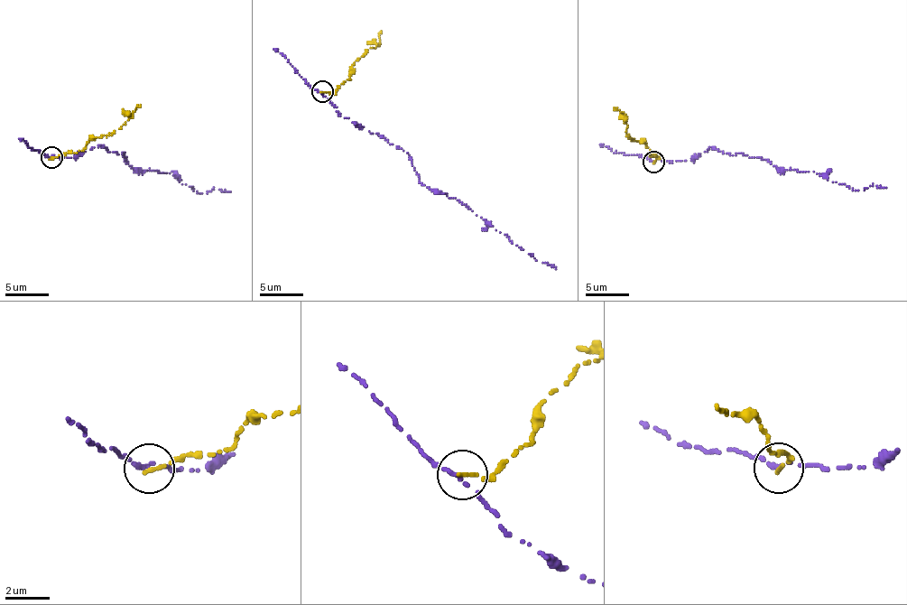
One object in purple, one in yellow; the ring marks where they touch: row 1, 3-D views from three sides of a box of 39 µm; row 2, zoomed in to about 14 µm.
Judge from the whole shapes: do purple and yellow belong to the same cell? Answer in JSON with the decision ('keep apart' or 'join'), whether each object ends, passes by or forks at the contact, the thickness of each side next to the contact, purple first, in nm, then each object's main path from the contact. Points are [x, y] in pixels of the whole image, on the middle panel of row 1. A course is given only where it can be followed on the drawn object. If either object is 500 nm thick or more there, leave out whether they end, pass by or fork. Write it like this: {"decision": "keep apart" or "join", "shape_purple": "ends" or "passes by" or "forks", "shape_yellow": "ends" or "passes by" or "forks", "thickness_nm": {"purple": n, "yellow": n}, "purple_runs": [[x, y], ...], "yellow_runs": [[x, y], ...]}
{"decision": "keep apart", "shape_purple": "passes by", "shape_yellow": "ends", "thickness_nm": {"purple": 170, "yellow": 180}, "purple_runs": [[321, 92], [340, 116], [409, 155], [419, 181], [427, 187], [459, 200], [536, 260], [556, 269]], "yellow_runs": [[321, 92], [334, 92], [350, 79], [352, 64], [378, 43], [381, 31]]}

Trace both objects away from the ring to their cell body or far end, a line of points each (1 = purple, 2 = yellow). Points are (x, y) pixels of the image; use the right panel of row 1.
1: (653, 161), (692, 161), (715, 147), (773, 166), (823, 173), (856, 190), (886, 188)
2: (653, 161), (657, 159), (649, 153), (650, 150), (643, 141), (629, 138), (625, 132), (624, 114), (614, 107)

